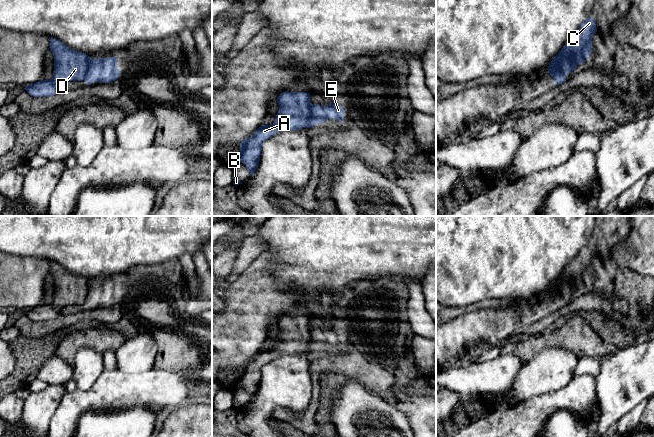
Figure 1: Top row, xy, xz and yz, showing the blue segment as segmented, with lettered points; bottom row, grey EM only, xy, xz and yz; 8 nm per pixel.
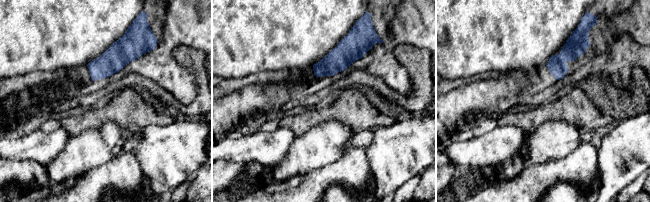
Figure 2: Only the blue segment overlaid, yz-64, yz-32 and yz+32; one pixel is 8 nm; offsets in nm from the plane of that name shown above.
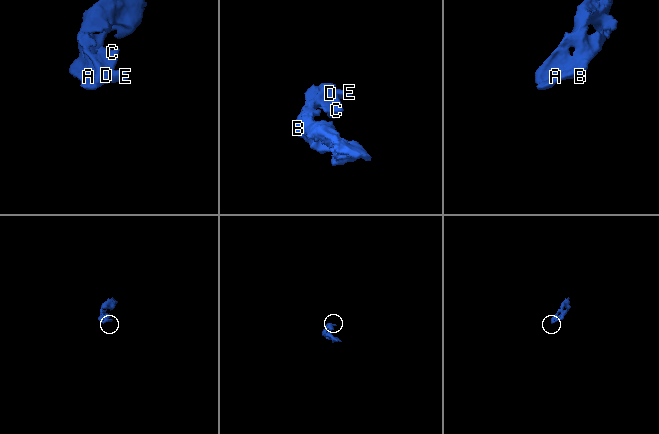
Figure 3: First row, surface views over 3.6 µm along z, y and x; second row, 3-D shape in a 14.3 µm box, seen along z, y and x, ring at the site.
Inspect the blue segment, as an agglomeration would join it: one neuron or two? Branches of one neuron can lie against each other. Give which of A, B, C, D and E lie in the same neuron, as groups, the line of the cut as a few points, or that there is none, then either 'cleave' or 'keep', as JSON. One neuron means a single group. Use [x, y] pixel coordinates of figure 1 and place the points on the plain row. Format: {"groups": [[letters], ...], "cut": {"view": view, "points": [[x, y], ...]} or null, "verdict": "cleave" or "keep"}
{"groups": [["A", "B", "C", "D"], ["E"]], "cut": {"view": "yz", "points": [[551, 285], [553, 293], [558, 293], [565, 298]]}, "verdict": "cleave"}

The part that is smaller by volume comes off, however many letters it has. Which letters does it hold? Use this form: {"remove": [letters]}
{"remove": ["E"]}

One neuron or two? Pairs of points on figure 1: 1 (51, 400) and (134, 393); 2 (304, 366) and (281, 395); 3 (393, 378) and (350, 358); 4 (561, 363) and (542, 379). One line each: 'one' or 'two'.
1: two
2: one
3: one
4: one

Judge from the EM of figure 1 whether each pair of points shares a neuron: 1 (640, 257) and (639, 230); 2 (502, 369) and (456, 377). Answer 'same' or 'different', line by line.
1: same
2: same

